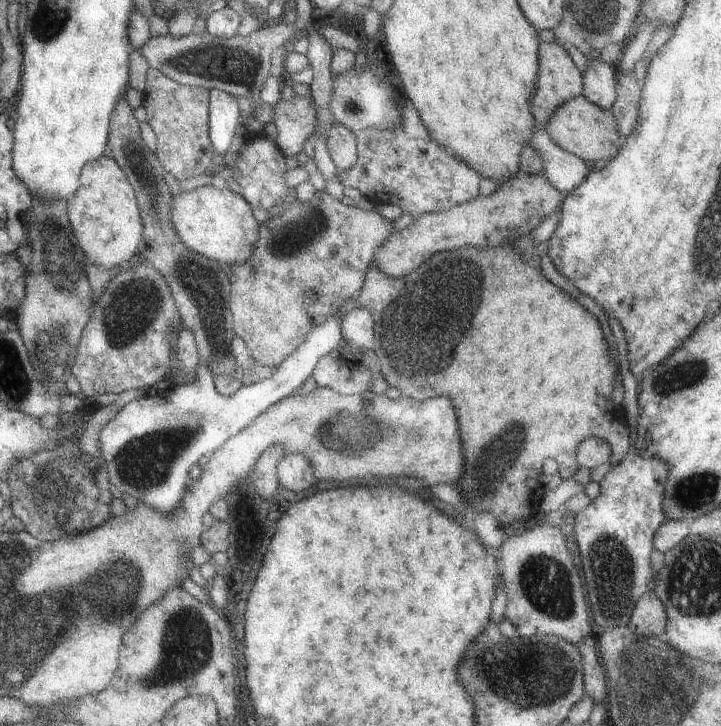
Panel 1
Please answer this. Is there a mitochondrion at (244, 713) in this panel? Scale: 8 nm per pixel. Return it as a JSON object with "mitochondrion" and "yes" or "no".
{"mitochondrion":"no"}

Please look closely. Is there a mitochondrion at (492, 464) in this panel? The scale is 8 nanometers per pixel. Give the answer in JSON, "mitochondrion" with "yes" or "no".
{"mitochondrion":"yes"}

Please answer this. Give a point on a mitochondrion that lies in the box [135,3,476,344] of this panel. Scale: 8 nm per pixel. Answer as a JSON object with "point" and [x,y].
{"point":[207,60]}

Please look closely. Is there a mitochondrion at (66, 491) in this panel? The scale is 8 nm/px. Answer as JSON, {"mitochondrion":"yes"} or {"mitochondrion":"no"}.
{"mitochondrion":"yes"}

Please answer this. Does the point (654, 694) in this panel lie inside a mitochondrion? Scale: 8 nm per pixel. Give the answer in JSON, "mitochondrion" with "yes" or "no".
{"mitochondrion":"yes"}

